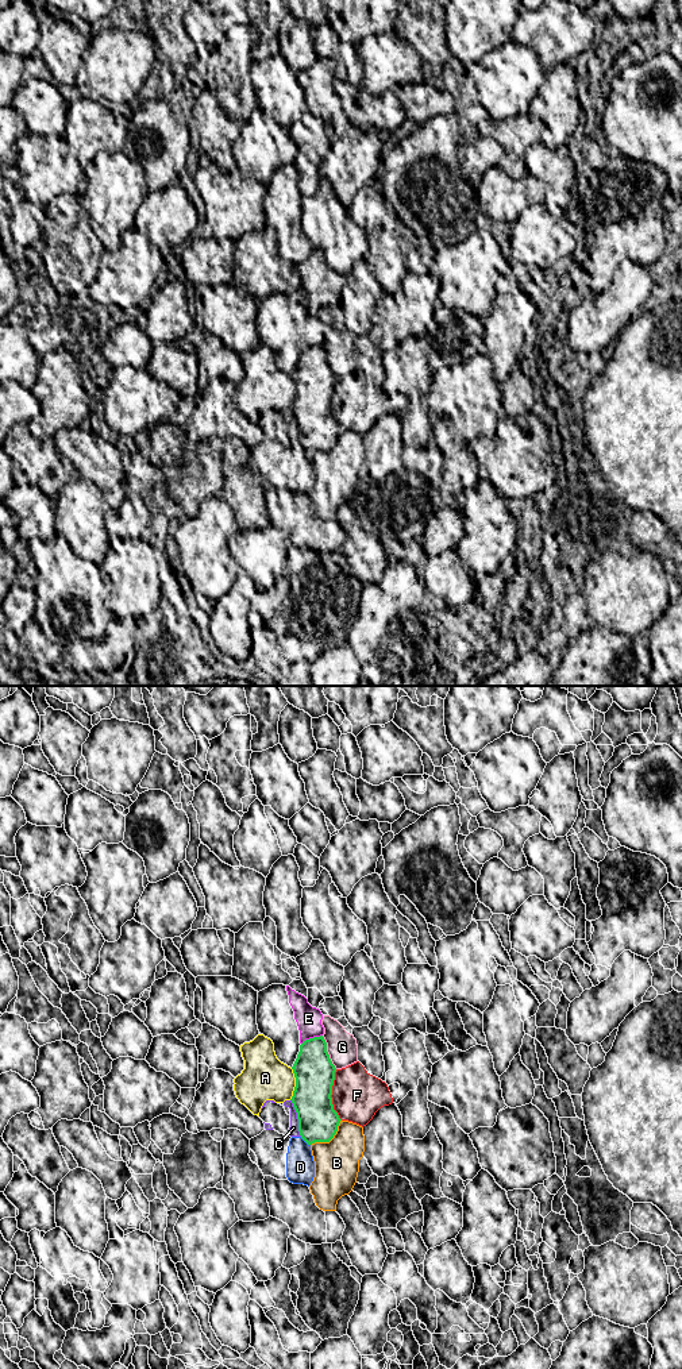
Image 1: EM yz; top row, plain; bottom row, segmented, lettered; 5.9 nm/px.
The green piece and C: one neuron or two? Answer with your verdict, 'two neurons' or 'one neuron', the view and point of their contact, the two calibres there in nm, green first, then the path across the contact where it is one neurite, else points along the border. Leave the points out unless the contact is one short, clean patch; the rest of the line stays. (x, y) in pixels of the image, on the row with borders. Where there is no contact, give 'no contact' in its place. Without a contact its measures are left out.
two neurons; meets green in yz at (297, 1118); 240 nm thick on the green side, 50 nm on the other

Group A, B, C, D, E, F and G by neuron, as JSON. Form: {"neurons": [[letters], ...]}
{"neurons": [["A"], ["B"], ["C", "D"], ["E"], ["F"], ["G"]]}

